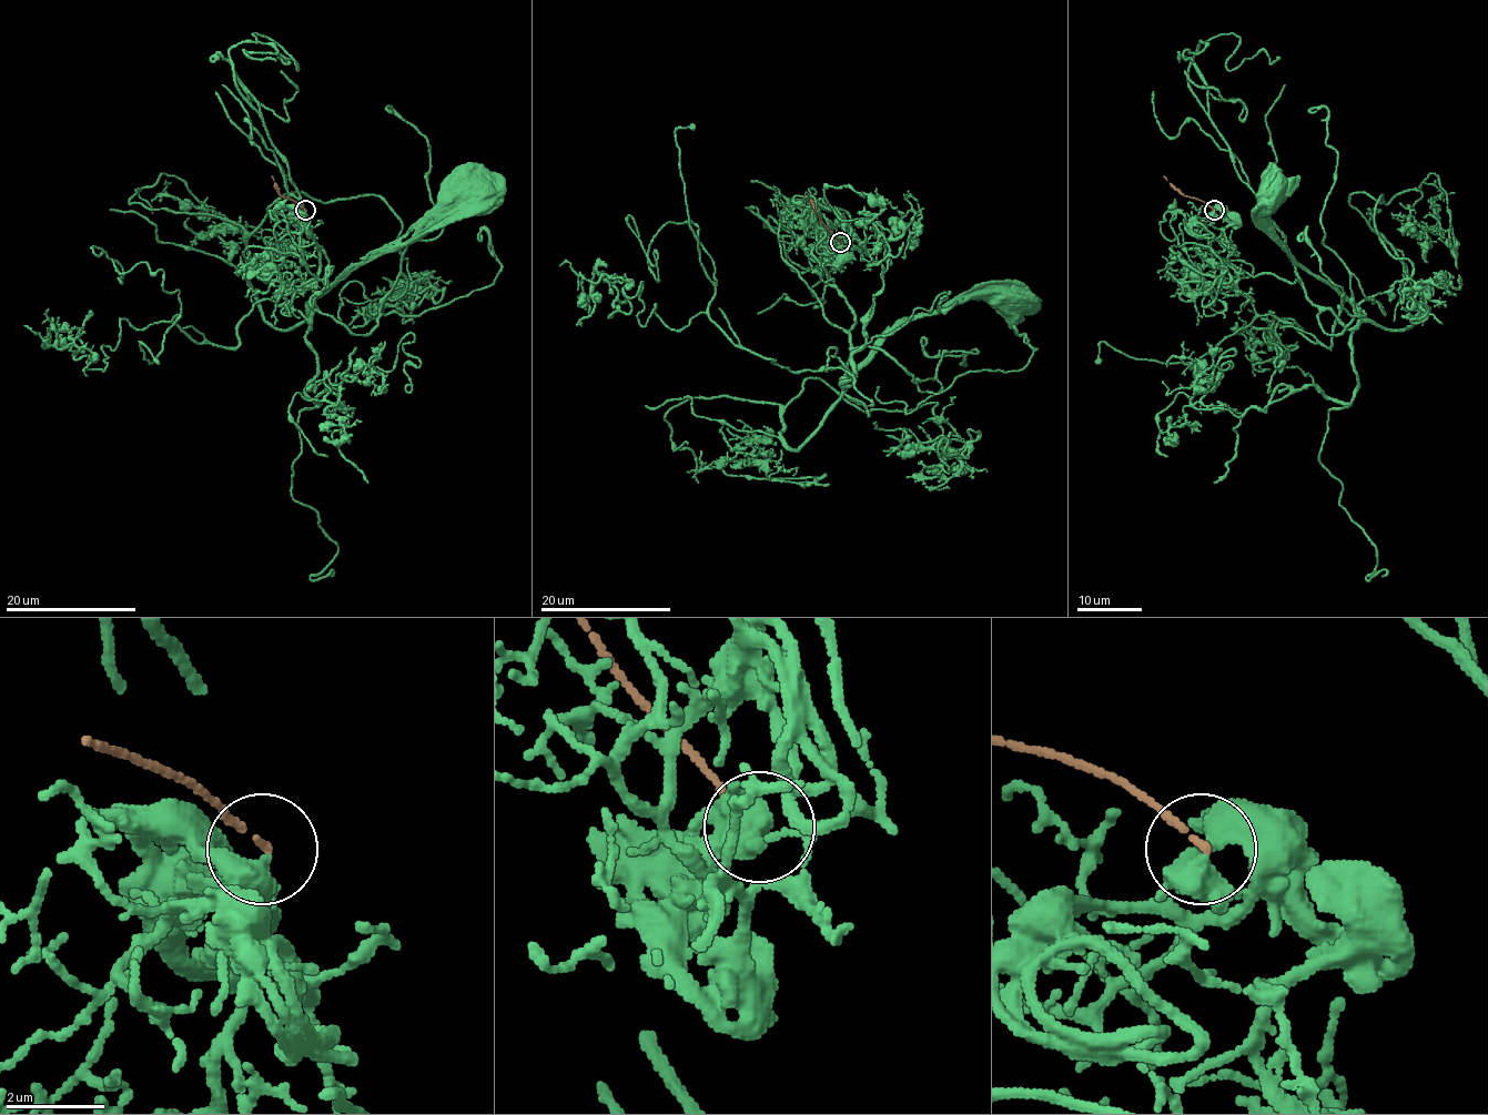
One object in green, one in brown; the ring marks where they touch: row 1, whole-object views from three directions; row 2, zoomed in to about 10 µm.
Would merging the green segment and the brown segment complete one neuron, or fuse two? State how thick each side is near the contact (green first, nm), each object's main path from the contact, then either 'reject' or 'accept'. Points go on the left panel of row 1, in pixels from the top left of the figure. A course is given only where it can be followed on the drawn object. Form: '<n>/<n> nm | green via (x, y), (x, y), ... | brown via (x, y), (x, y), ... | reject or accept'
380/120 nm | green via (305, 212), (292, 220), (304, 262), (243, 252), (309, 286), (312, 328), (329, 286), (479, 195) | brown via (305, 210), (280, 193), (271, 175) | reject

